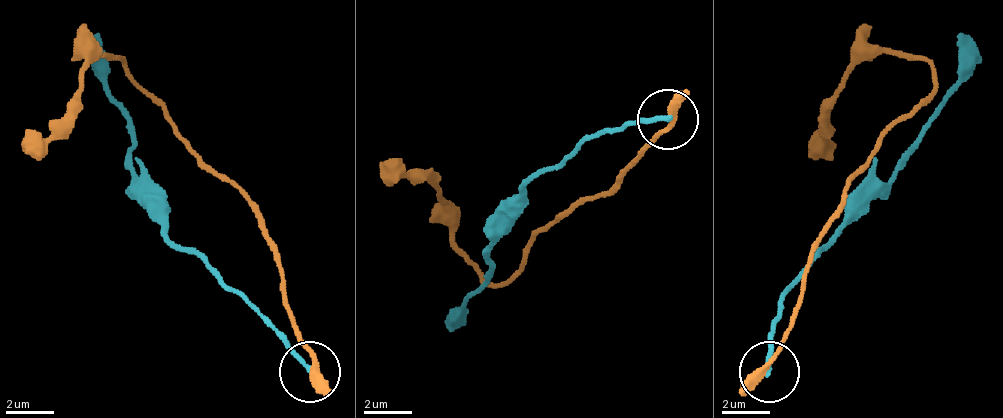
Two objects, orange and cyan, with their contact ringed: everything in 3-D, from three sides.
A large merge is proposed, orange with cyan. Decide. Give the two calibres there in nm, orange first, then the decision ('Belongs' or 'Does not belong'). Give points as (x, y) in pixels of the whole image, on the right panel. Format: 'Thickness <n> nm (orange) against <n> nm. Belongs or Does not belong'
Thickness 300 nm (orange) against 200 nm. Does not belong

